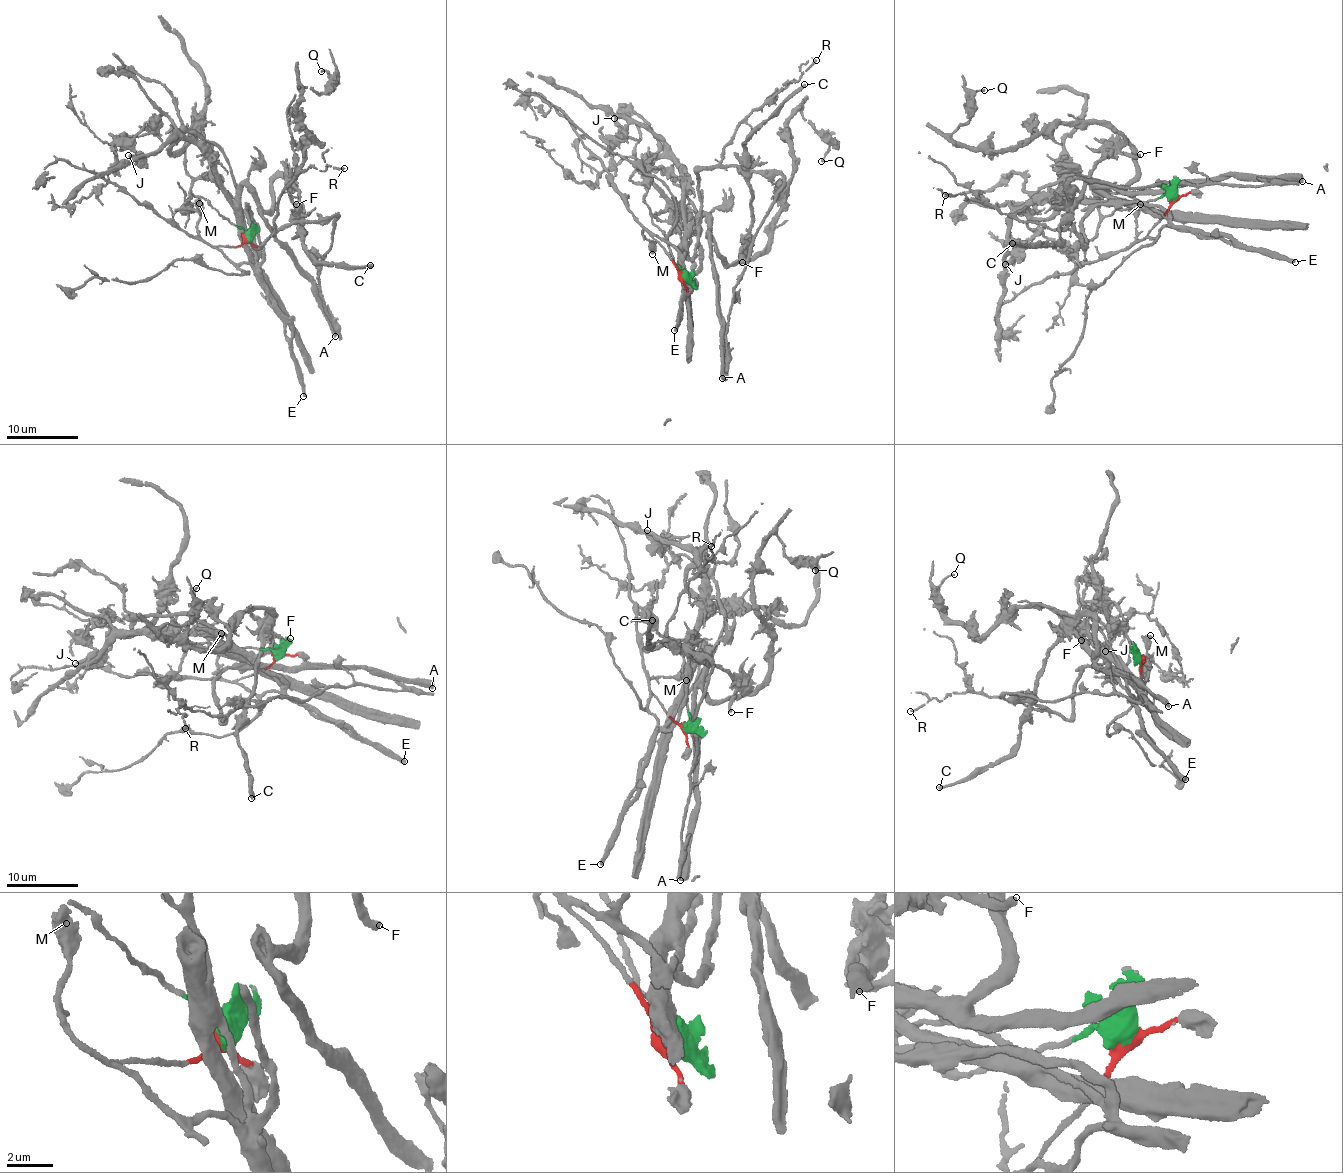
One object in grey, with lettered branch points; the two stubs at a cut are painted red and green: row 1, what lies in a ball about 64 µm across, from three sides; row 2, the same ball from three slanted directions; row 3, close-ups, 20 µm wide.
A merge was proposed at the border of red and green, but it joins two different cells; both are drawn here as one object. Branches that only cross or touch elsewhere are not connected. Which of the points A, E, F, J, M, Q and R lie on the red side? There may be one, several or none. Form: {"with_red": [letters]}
{"with_red": ["E", "M", "R"]}

